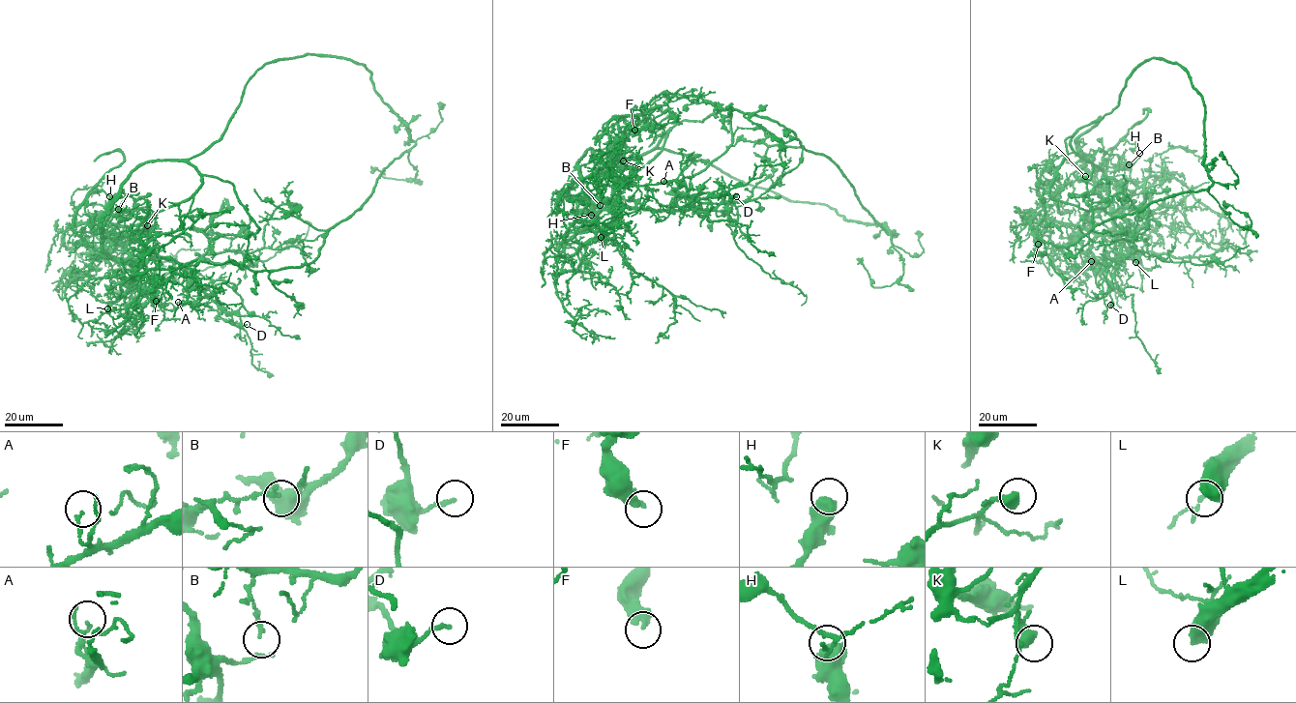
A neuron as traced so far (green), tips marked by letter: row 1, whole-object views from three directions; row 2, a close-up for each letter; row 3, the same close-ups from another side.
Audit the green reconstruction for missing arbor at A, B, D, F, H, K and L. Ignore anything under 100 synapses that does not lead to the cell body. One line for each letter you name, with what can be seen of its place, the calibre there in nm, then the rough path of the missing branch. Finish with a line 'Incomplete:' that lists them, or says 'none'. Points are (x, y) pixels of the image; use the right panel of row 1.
L: Place: (1135, 262). Thickness 600 nm. Course of what is missing: (1135, 262), (1174, 305), (1189, 301), (1195, 308), (1224, 319), (1229, 324), (1229, 340), (1223, 344)
Incomplete: L

